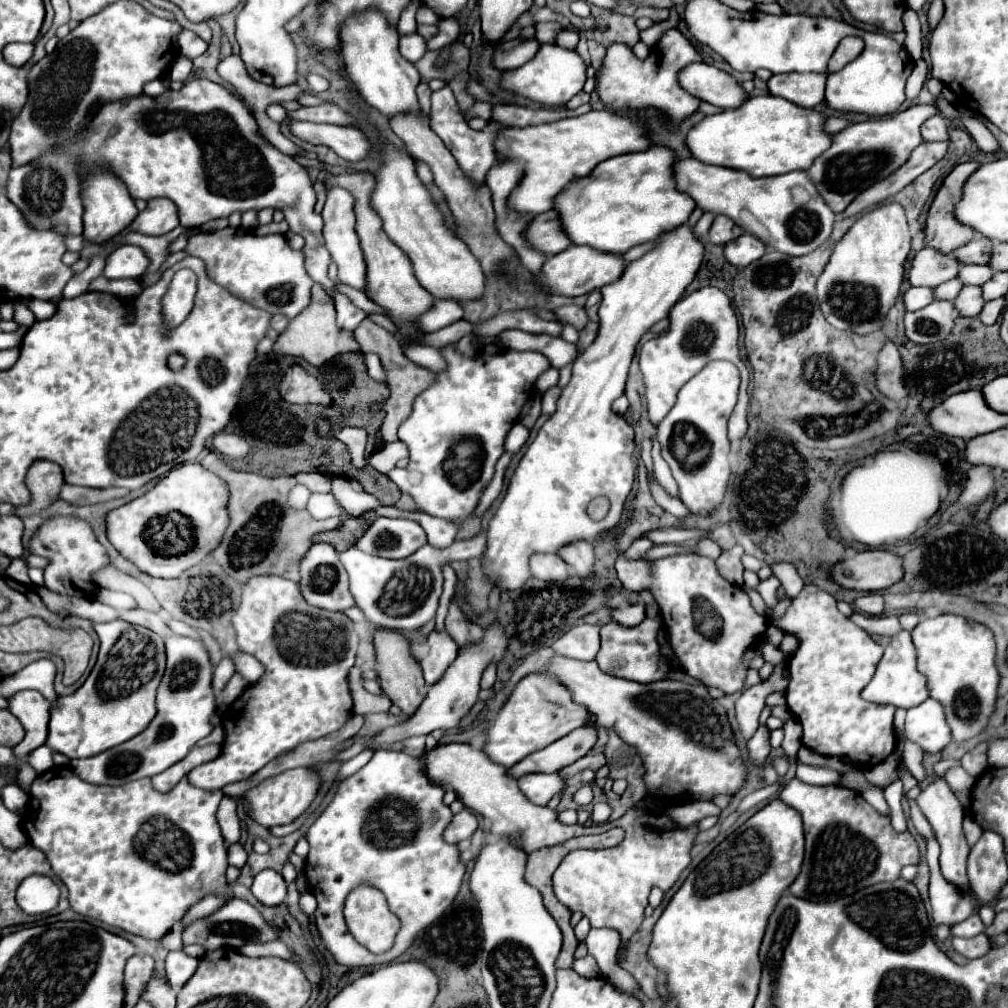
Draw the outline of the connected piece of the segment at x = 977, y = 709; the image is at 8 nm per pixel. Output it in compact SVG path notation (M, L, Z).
M940 615L920 621L912 629L912 641L918 651L918 669L926 675L930 697L944 703L952 739L962 743L976 737L994 709L998 671L994 665L996 645L988 627L972 621L964 621L960 615Z

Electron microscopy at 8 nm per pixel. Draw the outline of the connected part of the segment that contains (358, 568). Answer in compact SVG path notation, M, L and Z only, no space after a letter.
M480 533L468 541L454 541L450 547L442 551L424 545L422 549L400 561L374 557L358 551L356 547L350 547L348 551L340 553L340 561L344 563L344 569L350 577L350 591L356 601L356 607L376 629L414 631L436 613L444 581L440 567L450 561L468 561L472 557L482 557L484 551L486 533Z

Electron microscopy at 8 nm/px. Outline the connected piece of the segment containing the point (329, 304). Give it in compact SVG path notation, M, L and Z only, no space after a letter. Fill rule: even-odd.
M314 285L312 287L312 301L310 305L296 315L294 319L290 319L288 327L280 333L280 337L276 339L272 351L280 353L280 355L292 355L292 357L302 357L306 359L310 365L320 367L322 363L326 363L328 359L332 359L338 353L346 353L346 351L358 351L358 343L354 341L352 333L342 331L336 327L336 311L334 311L334 301L330 299L330 295Z

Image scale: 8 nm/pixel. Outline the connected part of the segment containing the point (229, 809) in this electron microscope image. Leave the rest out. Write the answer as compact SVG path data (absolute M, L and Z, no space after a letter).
M228 795L222 797L220 809L218 809L218 823L222 827L222 835L226 843L236 843L240 839L240 819L236 813L236 801Z

